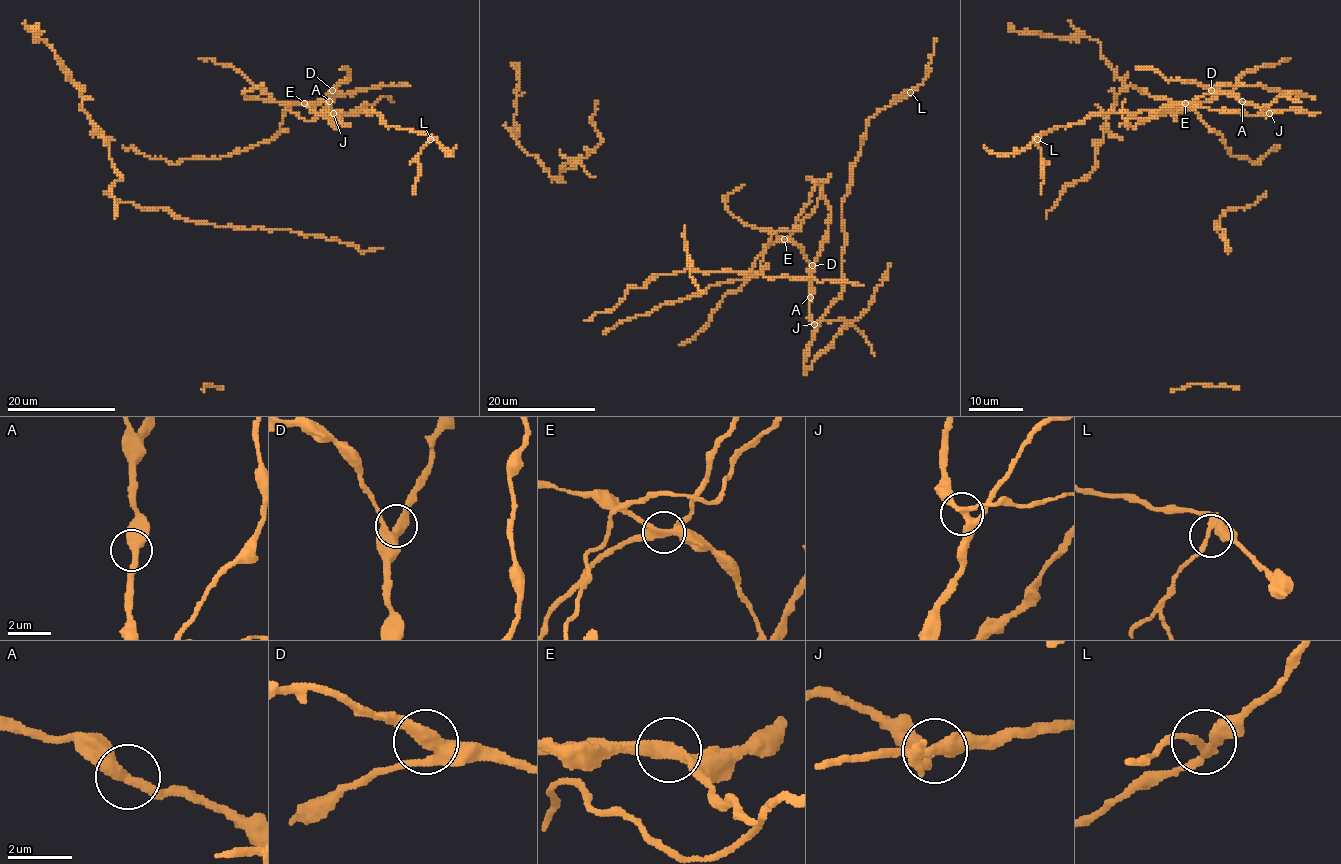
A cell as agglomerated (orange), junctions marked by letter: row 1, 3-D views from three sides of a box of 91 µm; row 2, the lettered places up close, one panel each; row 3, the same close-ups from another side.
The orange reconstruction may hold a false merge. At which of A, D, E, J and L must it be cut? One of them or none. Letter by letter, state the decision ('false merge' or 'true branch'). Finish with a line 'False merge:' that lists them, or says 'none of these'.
A: true branch
D: true branch
E: false merge
J: true branch
L: true branch
False merge: E

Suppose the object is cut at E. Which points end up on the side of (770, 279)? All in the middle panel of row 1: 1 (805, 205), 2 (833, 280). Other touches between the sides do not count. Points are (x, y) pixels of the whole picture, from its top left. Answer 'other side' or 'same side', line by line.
1: same side
2: same side

